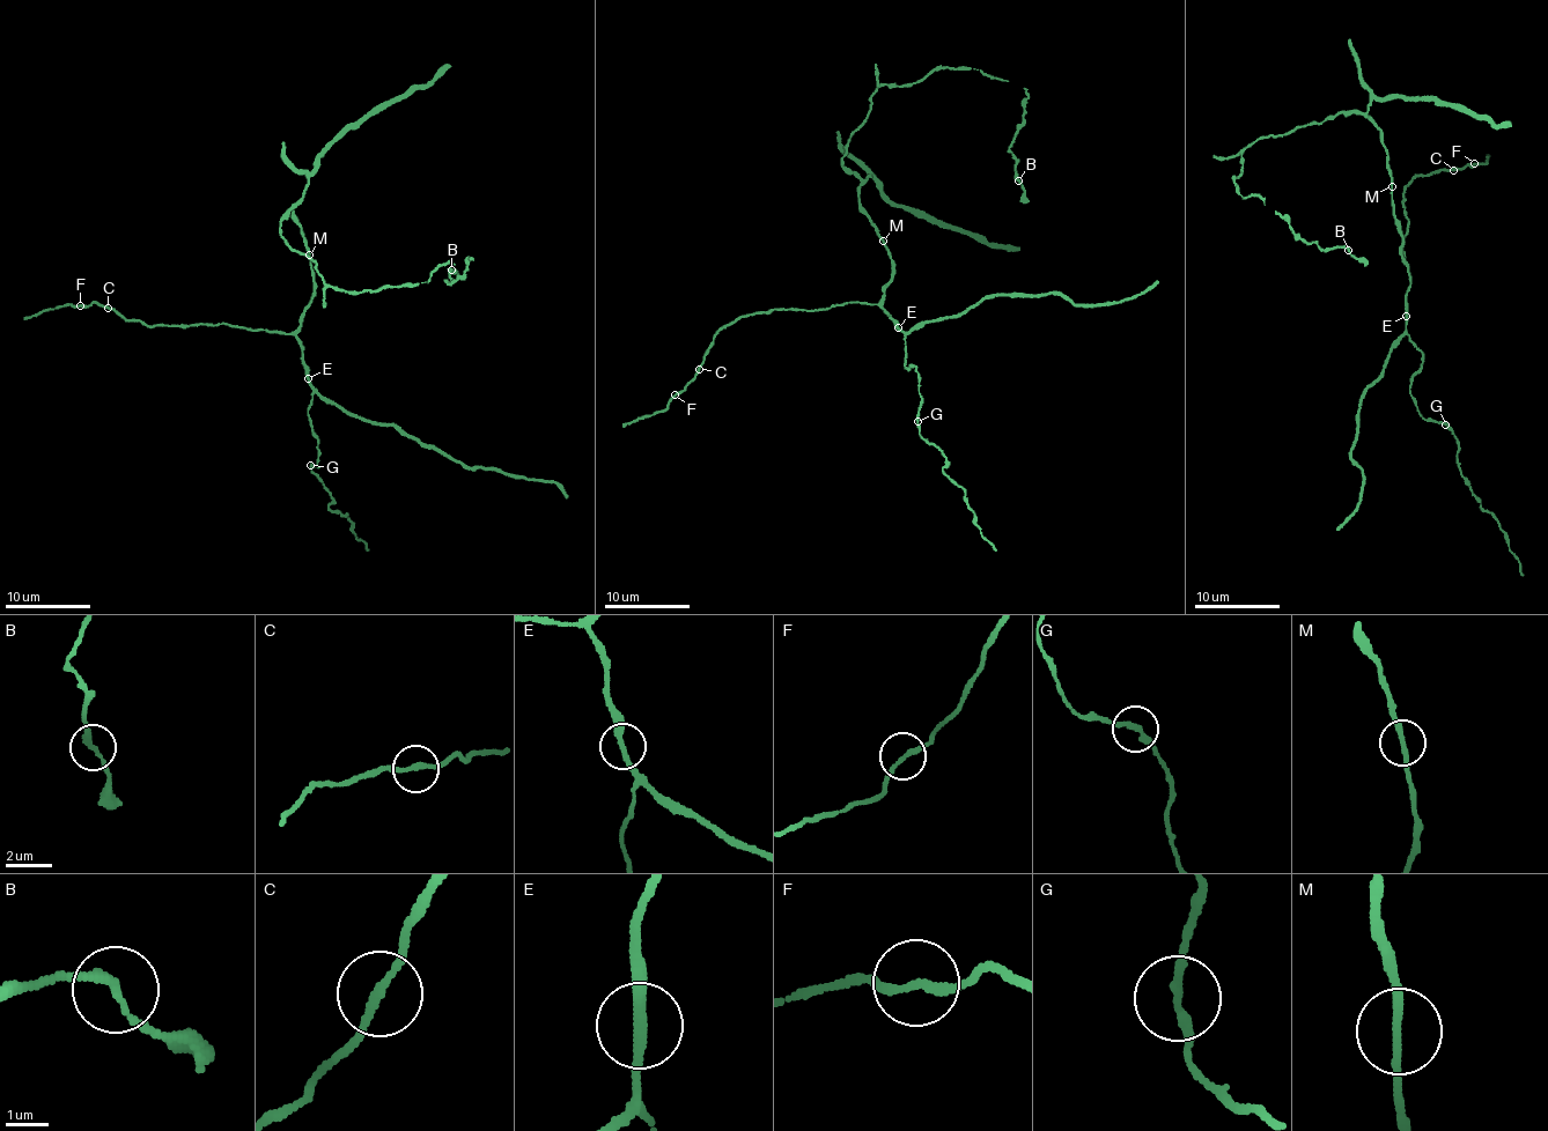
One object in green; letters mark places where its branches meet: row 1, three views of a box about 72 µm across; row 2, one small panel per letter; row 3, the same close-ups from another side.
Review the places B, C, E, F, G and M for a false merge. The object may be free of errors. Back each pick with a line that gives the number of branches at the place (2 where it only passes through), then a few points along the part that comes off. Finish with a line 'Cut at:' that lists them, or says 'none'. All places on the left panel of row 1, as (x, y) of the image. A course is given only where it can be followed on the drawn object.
Cut at: none

